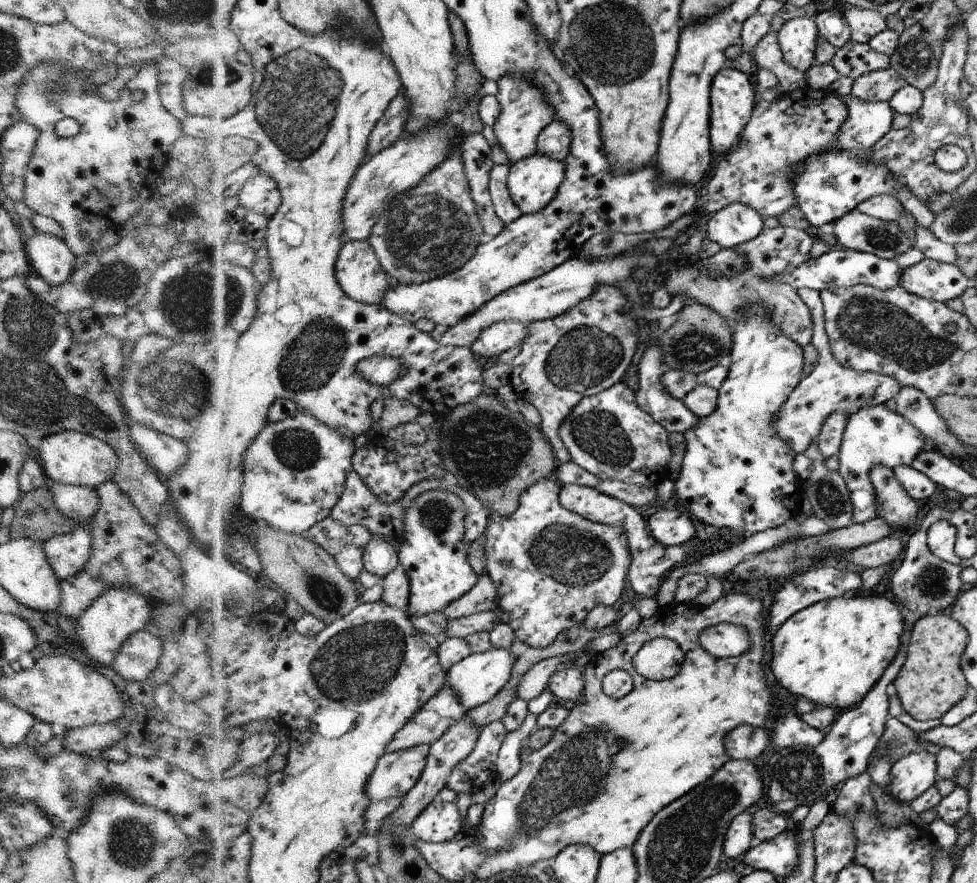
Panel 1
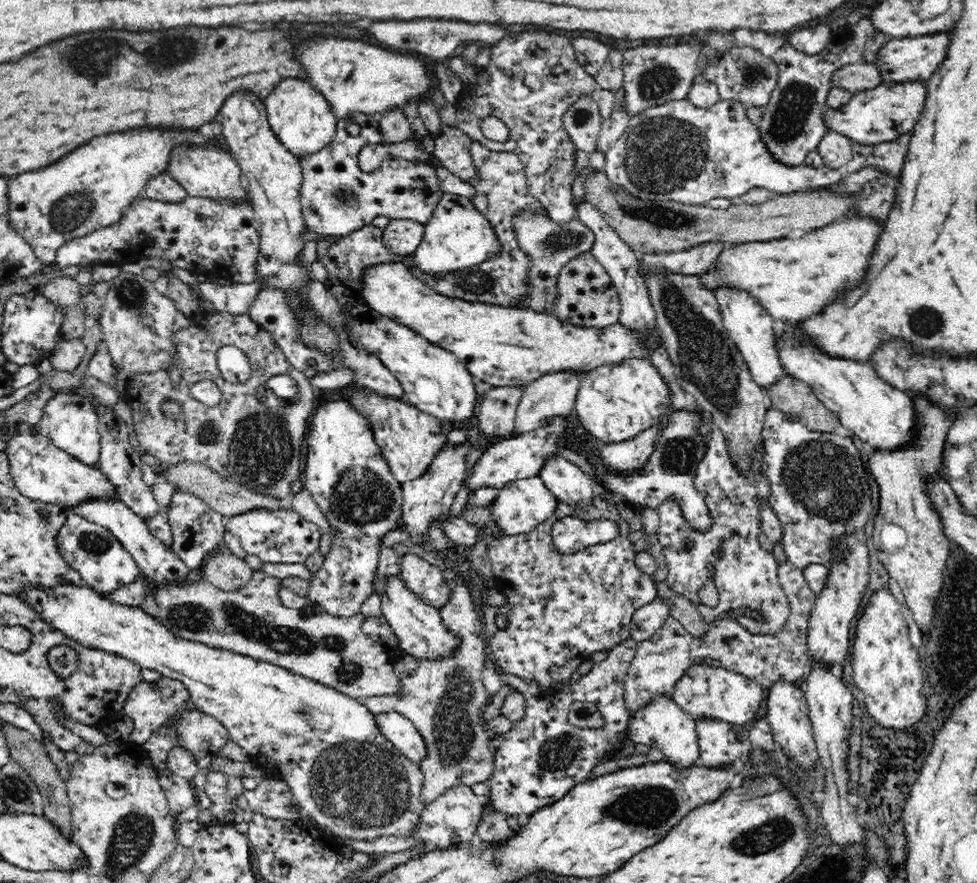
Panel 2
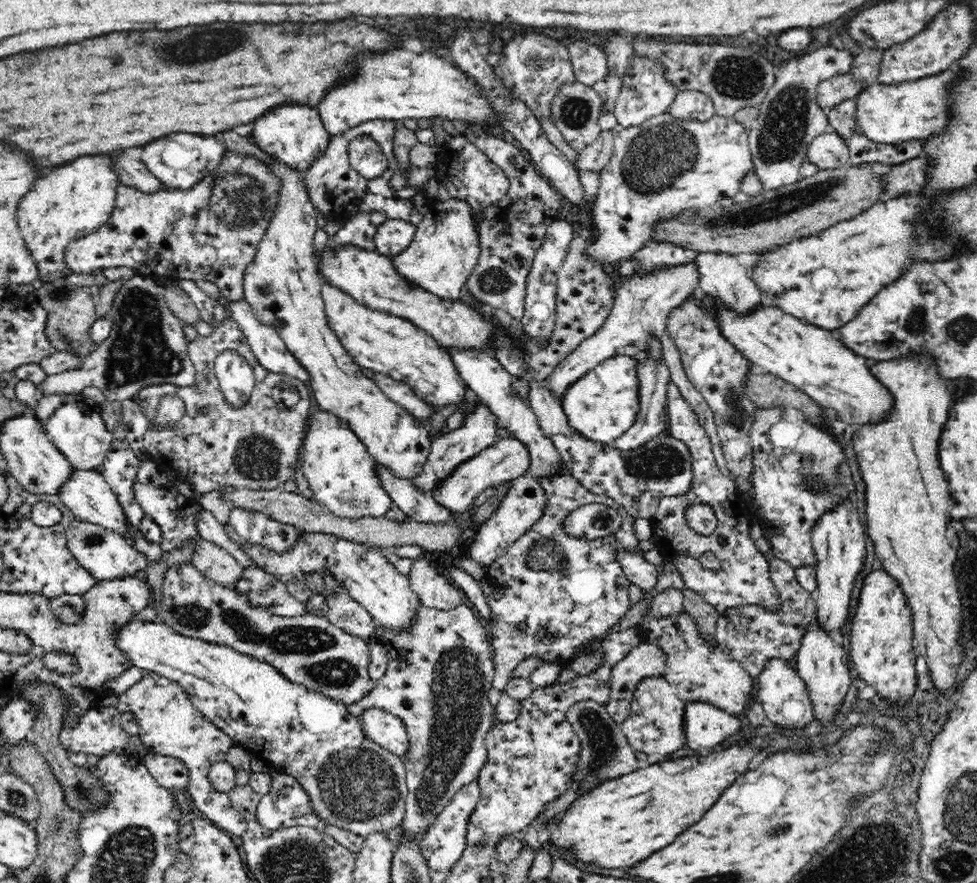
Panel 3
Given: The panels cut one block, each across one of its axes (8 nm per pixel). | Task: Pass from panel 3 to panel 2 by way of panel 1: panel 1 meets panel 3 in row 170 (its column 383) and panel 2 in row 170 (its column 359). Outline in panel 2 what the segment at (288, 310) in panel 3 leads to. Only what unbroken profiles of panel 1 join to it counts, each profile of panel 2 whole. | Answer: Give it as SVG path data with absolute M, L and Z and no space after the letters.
M250 88L232 92L218 110L222 134L228 138L231 156L239 164L243 182L251 200L251 208L261 224L260 276L272 276L270 286L286 287L298 284L310 275L308 269L295 266L293 258L300 252L300 232L306 230L298 204L298 189L302 180L298 157L276 135L268 122L266 106Z

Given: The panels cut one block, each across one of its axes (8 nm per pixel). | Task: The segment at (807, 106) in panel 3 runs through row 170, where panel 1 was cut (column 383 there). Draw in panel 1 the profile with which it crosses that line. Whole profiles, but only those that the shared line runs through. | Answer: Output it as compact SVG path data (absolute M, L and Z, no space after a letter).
M423 744L384 755L367 788L373 802L412 792L424 776L432 748Z

